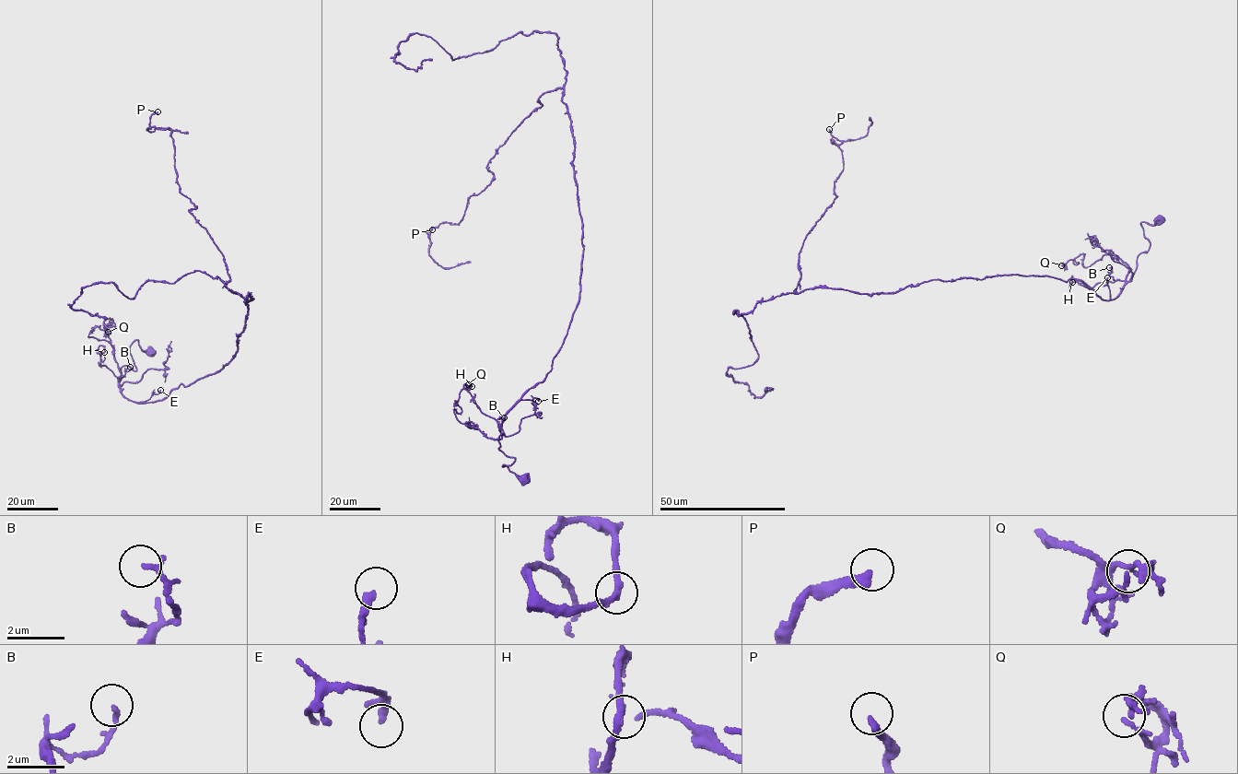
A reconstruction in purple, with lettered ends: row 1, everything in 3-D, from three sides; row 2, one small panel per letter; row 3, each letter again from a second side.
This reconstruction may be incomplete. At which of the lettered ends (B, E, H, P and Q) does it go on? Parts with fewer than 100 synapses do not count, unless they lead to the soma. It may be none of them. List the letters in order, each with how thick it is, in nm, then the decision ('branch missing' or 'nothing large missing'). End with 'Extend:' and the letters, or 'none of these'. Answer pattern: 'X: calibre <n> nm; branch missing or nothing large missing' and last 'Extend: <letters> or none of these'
B: calibre 160 nm; nothing large missing
E: calibre 180 nm; nothing large missing
H: calibre 200 nm; nothing large missing
P: calibre 280 nm; nothing large missing
Q: calibre 190 nm; nothing large missing
Extend: none of these

